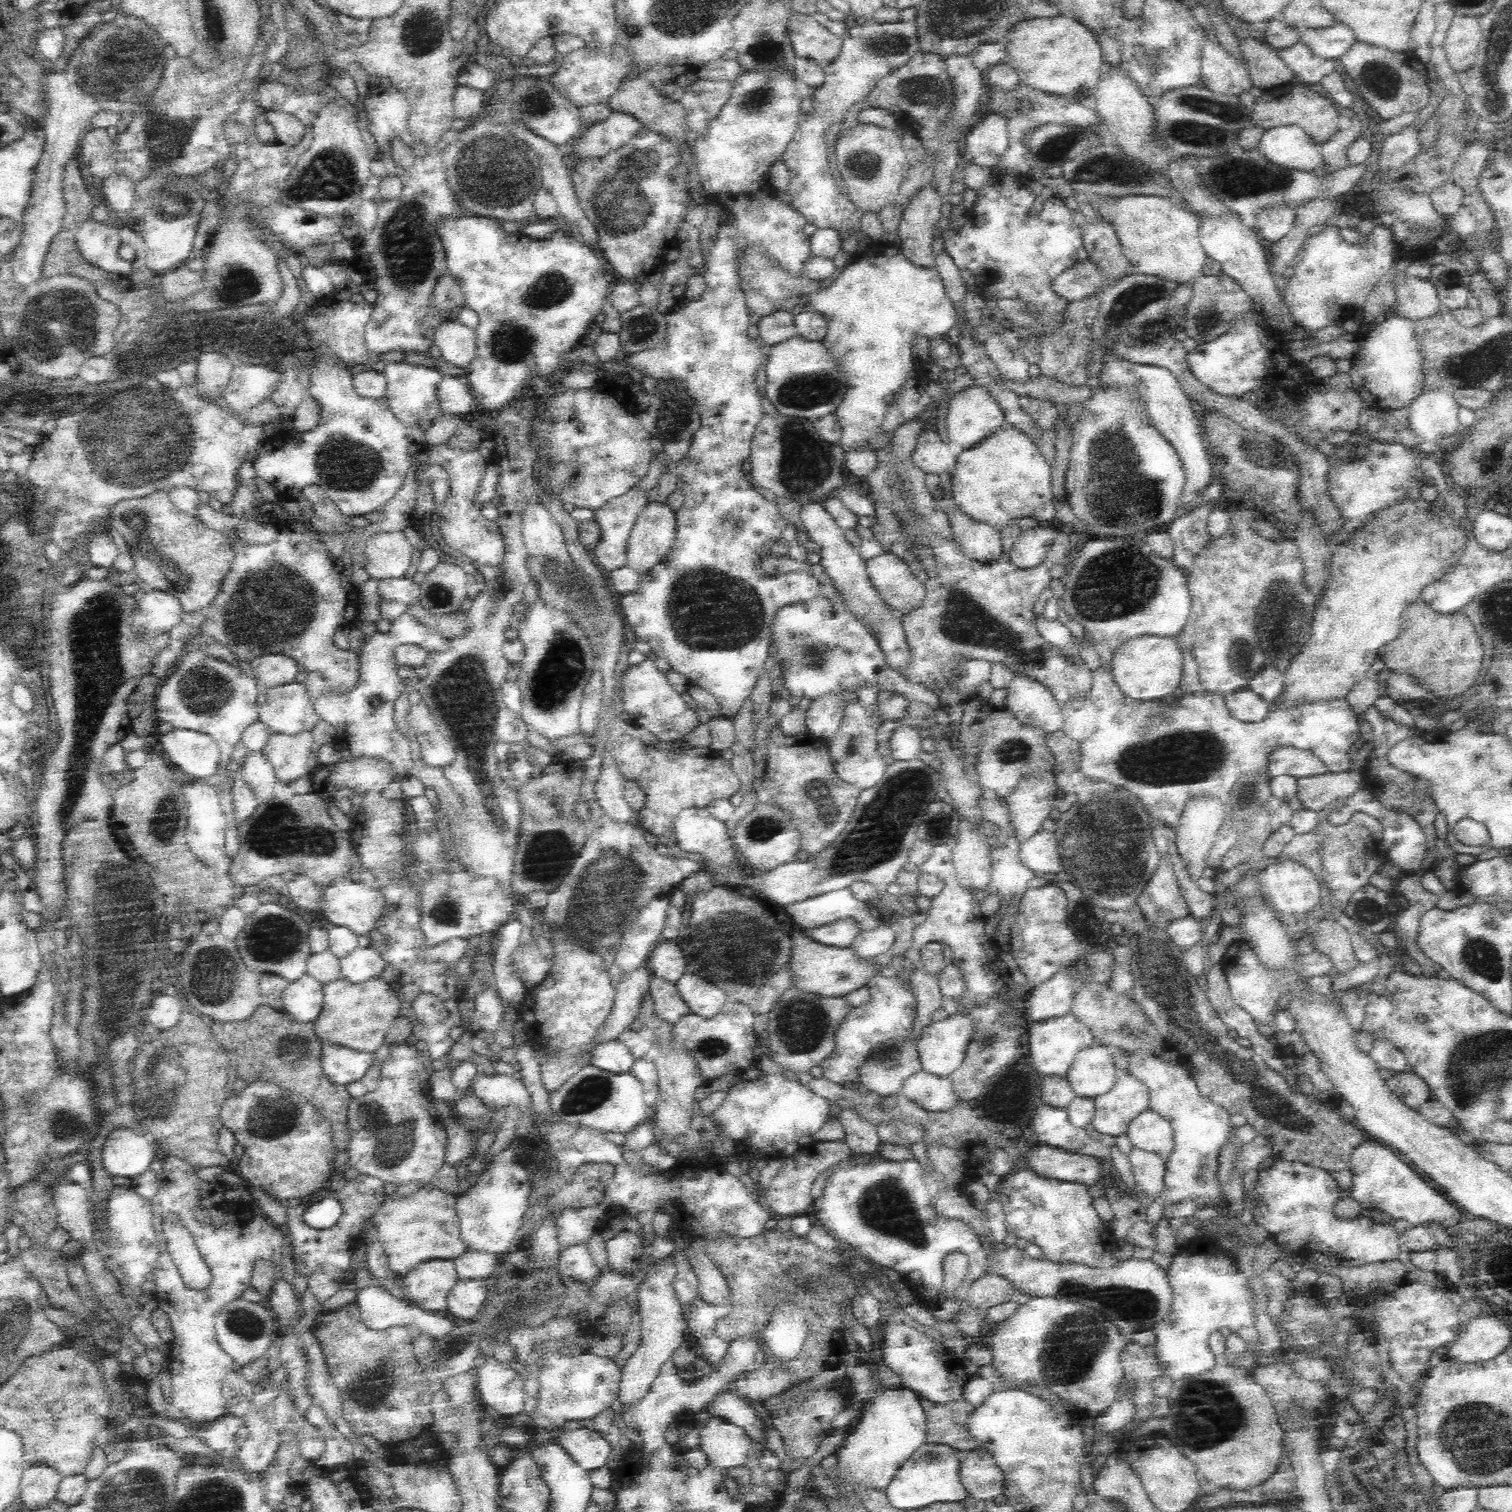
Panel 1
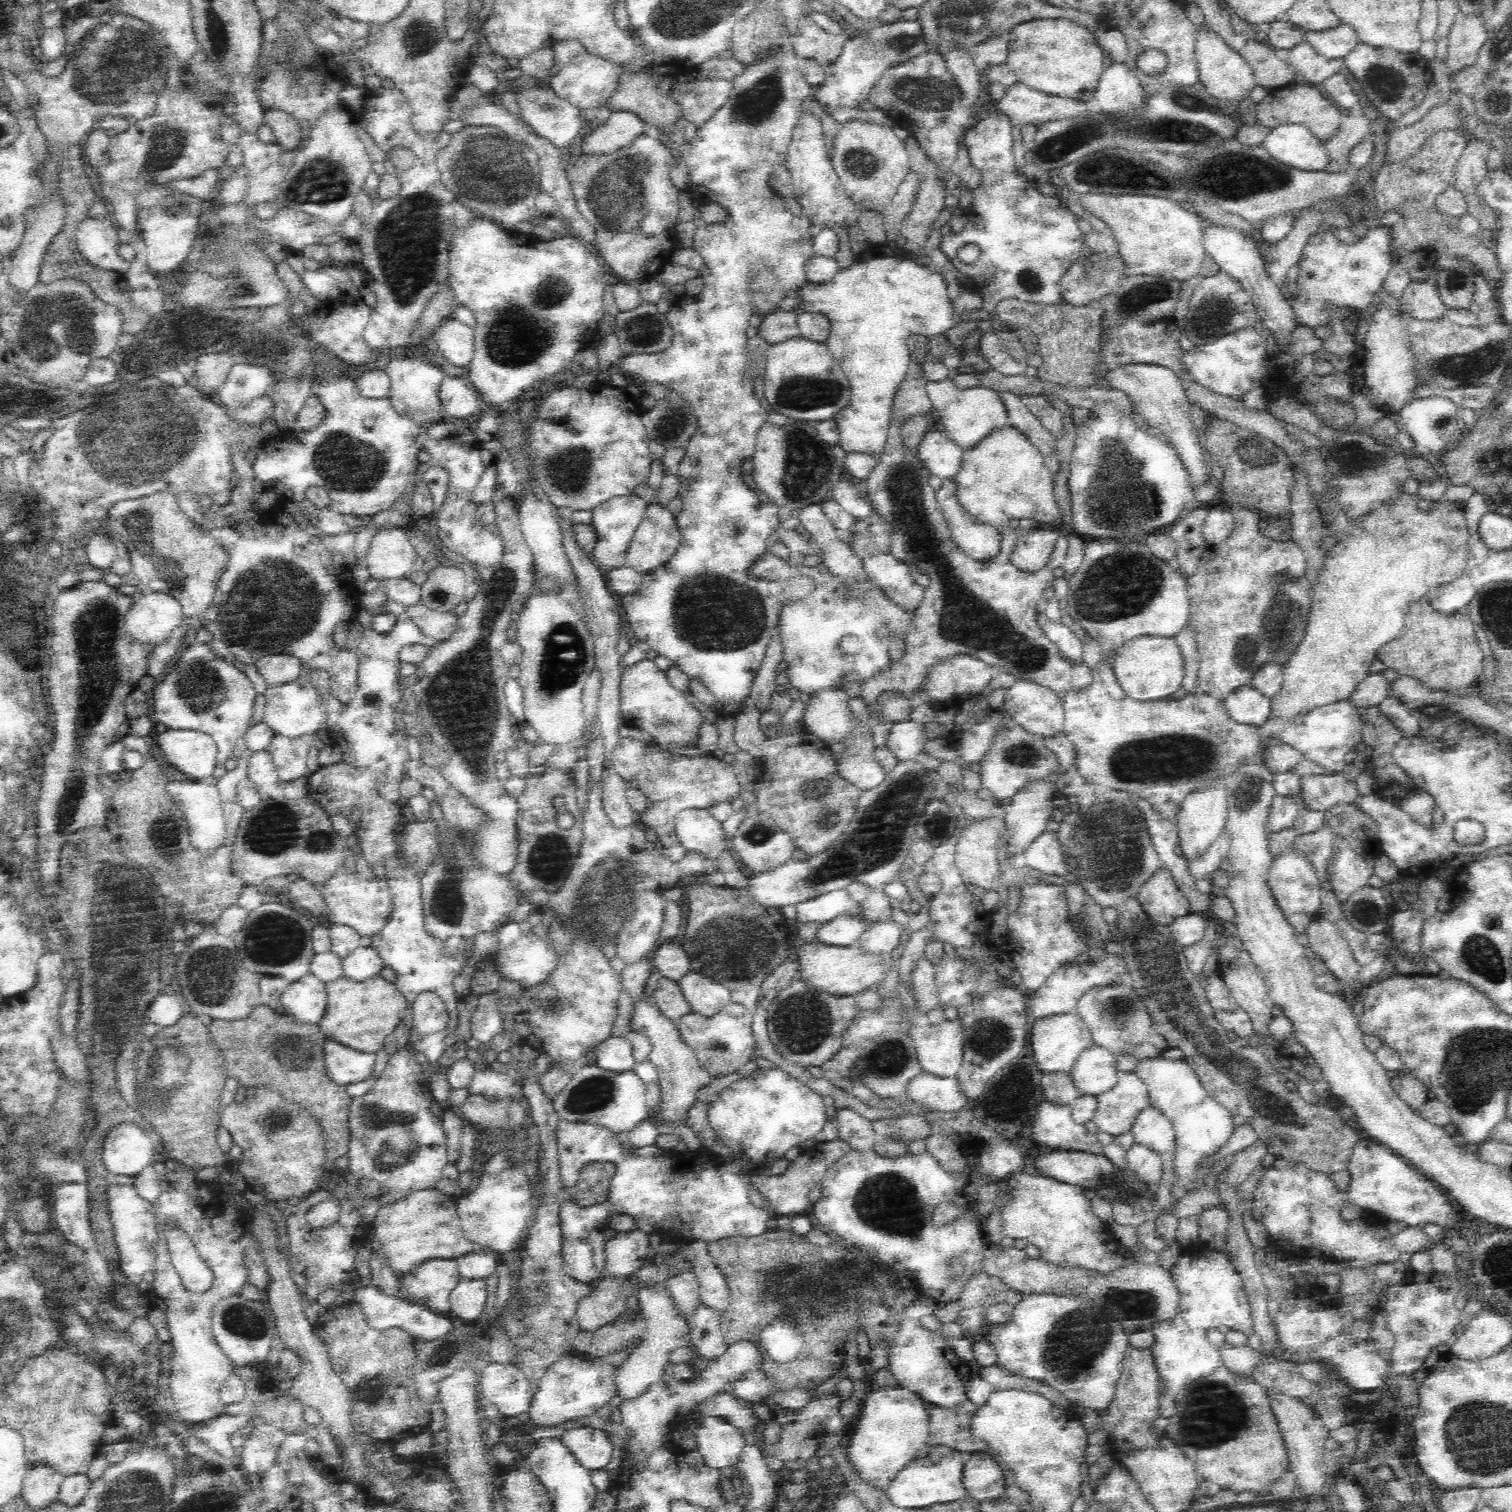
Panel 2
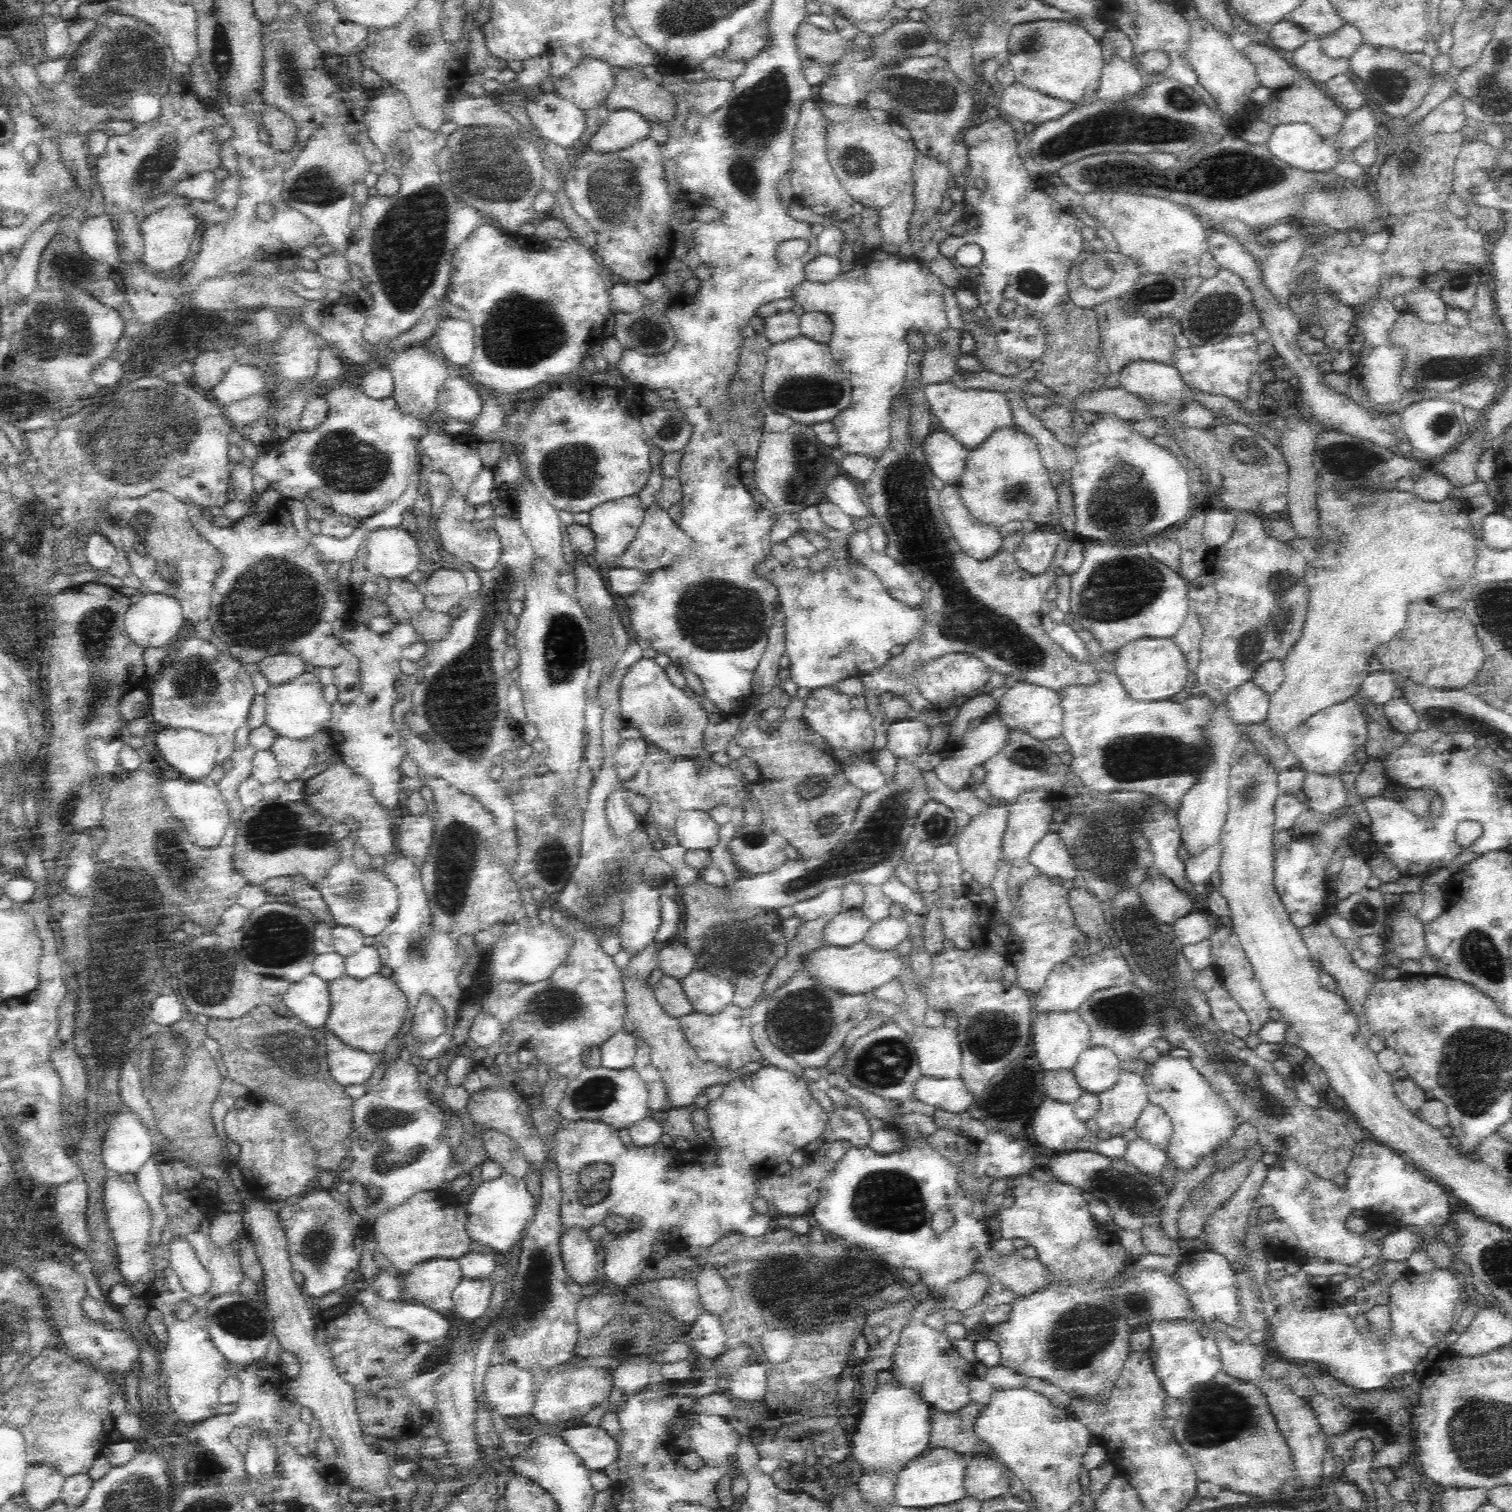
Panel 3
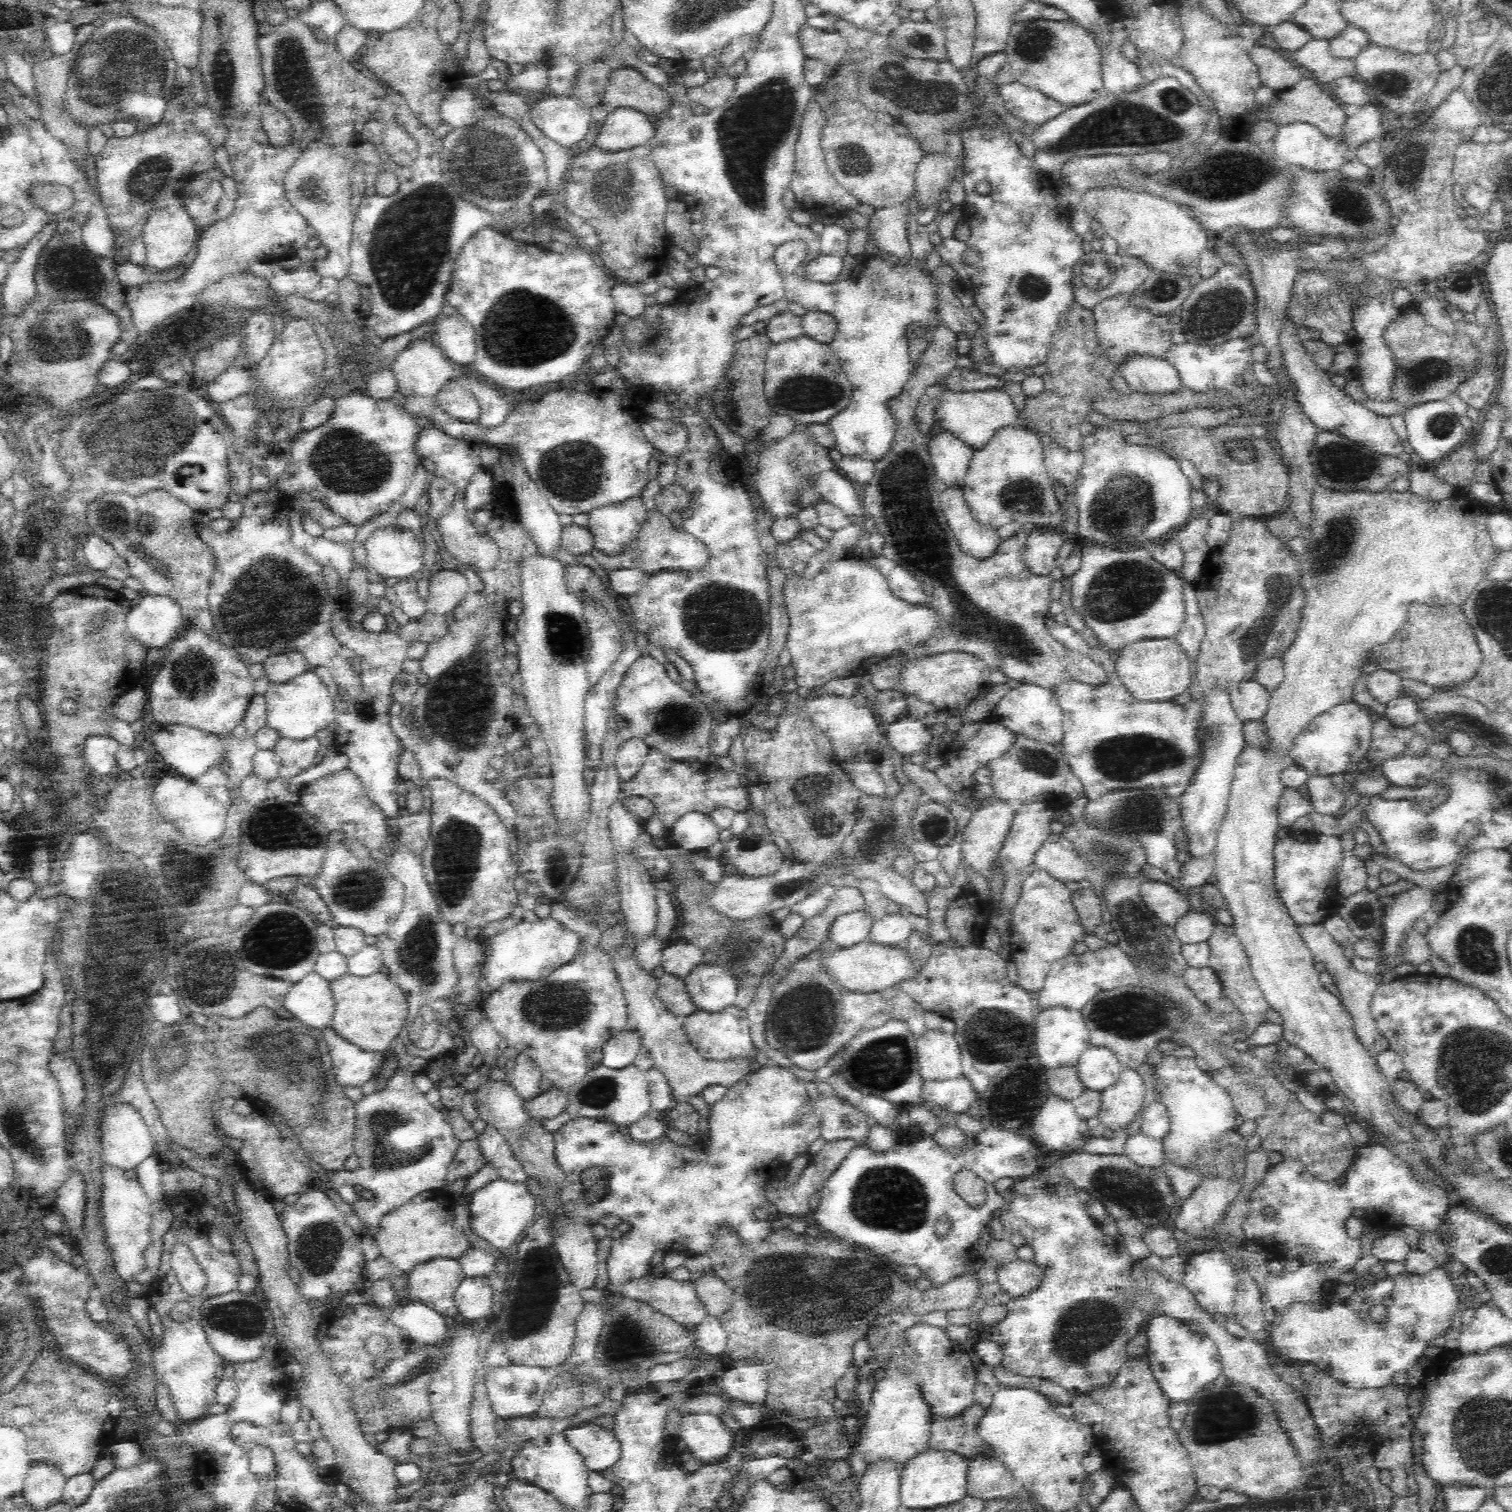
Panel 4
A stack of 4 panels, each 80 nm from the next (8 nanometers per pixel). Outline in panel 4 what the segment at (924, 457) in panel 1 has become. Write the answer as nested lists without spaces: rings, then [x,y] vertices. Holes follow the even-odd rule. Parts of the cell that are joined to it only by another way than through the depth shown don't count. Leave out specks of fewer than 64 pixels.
[[[945,431],[929,437],[929,451],[937,479],[948,487],[961,488],[975,450]]]

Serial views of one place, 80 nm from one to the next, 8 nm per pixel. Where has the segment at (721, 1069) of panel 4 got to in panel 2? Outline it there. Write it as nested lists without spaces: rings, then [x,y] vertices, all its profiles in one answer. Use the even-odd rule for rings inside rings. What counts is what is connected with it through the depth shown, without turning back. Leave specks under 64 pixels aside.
[[[645,994],[639,996],[629,1025],[631,1030],[642,1030],[652,1044],[648,1060],[656,1067],[660,1085],[660,1102],[654,1113],[655,1119],[668,1125],[686,1125],[687,1114],[697,1099],[696,1092],[709,1085],[714,1076],[706,1072],[695,1052],[680,1038],[676,1023],[662,1015]]]

